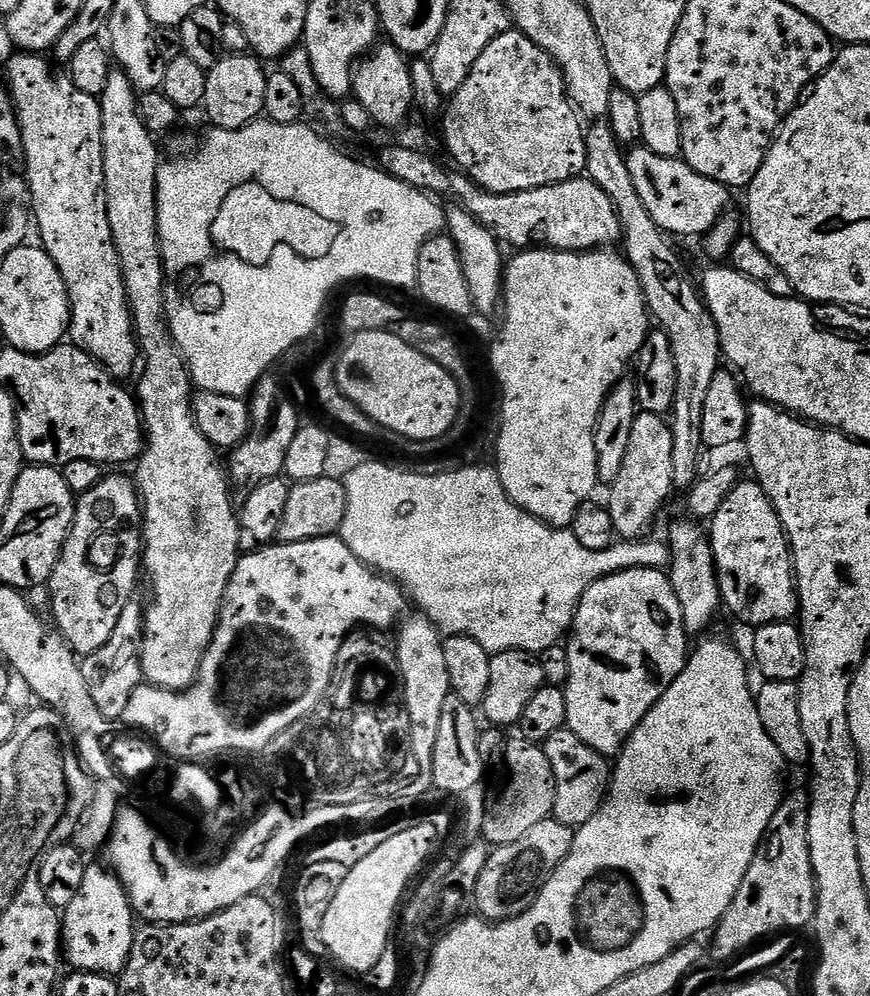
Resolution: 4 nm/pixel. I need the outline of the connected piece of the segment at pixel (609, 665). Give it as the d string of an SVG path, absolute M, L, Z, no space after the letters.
M631 568L630 570L622 570L621 572L610 574L601 580L595 580L584 591L584 597L581 598L580 605L576 607L576 616L572 620L570 629L570 639L566 644L568 657L570 658L570 678L563 687L566 694L567 728L574 734L578 734L578 738L582 738L582 742L586 742L586 746L593 748L598 754L609 758L619 756L632 731L640 725L642 718L646 718L646 714L656 705L658 698L662 698L662 694L666 694L666 690L674 682L674 678L678 678L678 674L682 674L682 670L688 665L688 657L690 655L688 640L690 640L690 633L684 629L682 606L678 602L678 594L674 590L667 571L659 568Z

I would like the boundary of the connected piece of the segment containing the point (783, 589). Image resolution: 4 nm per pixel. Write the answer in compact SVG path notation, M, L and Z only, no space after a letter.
M737 483L711 517L710 539L716 555L716 575L720 577L720 598L727 611L729 608L742 623L751 626L792 620L797 615L796 573L788 536L760 484Z

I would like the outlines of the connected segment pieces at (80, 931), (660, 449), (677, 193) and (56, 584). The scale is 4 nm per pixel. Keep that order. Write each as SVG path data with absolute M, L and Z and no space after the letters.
M88 867L86 878L82 878L82 886L78 890L78 898L63 909L62 952L67 963L69 960L73 964L73 969L115 977L128 966L138 924L124 883L115 871L105 868Z
M641 411L634 418L634 430L630 430L630 447L626 450L626 462L622 471L610 485L612 492L606 499L610 518L614 518L614 530L620 540L643 540L649 535L656 515L664 508L668 495L674 492L672 482L672 430L663 415Z
M636 146L627 153L627 166L646 210L667 235L701 237L727 211L730 190L724 184L698 174L679 157L656 155L648 148Z
M105 475L93 488L79 493L72 529L46 585L55 627L81 657L107 642L122 610L134 599L136 579L142 576L142 505L137 485L128 480Z

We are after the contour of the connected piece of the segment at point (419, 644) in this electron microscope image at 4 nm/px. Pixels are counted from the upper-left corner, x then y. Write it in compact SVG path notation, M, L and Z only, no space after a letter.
M415 614L413 618L403 623L400 652L404 672L408 678L408 688L411 688L413 750L415 759L417 761L420 759L424 766L432 763L432 755L438 742L438 726L442 723L442 706L446 706L446 698L452 692L450 670L446 670L443 649L442 633L427 616Z

